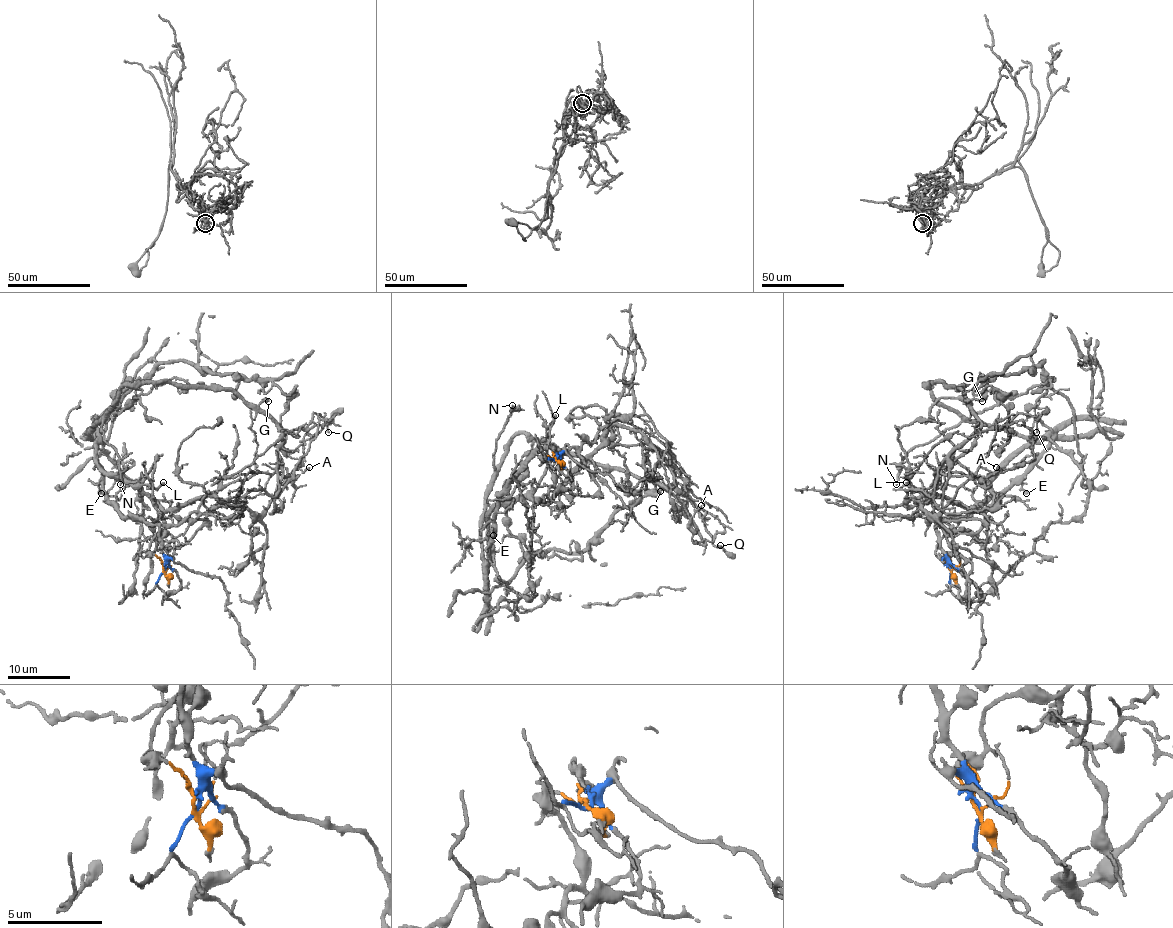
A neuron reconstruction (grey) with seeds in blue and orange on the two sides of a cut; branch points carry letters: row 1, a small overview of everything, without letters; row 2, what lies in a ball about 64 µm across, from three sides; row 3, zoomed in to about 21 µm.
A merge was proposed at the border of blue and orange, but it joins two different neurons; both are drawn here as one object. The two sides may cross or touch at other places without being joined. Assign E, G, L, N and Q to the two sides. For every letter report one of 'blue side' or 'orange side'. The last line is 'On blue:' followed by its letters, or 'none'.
E: blue side
G: blue side
L: orange side
N: blue side
Q: blue side
On blue: E, G, N, Q

